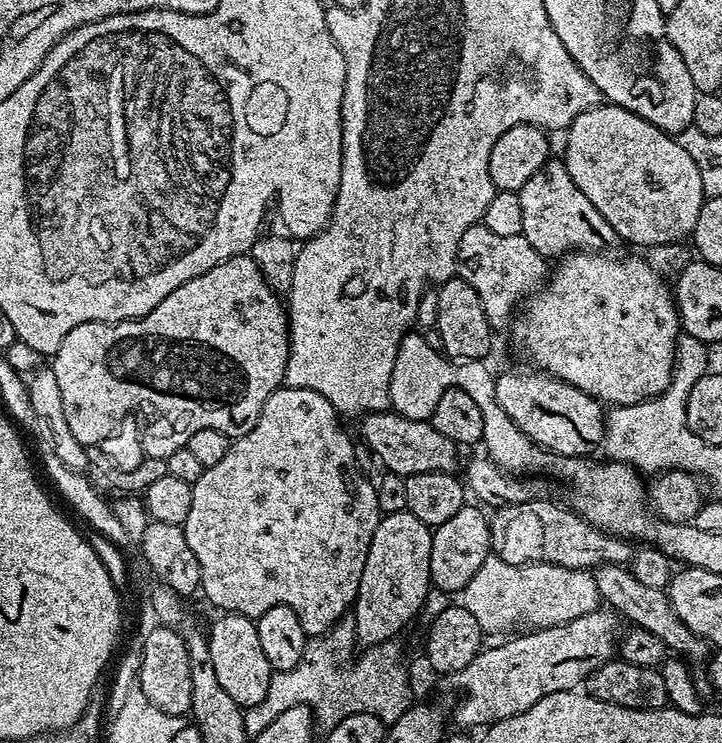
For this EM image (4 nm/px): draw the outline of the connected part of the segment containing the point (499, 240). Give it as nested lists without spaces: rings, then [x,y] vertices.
[[[481,222],[468,227],[466,234],[462,234],[462,242],[458,242],[456,276],[465,280],[470,286],[474,286],[478,298],[482,298],[482,310],[486,310],[488,325],[494,330],[500,330],[500,328],[506,327],[508,323],[508,327],[513,323],[514,313],[521,301],[545,283],[546,268],[544,272],[544,264],[546,264],[545,257],[540,256],[538,250],[534,250],[534,246],[530,246],[530,242],[526,242],[523,234],[518,236],[494,234],[494,230],[490,230]]]

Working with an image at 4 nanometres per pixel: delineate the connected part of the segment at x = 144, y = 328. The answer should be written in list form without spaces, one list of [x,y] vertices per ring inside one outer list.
[[[251,255],[235,256],[210,270],[206,274],[198,274],[198,278],[190,278],[170,298],[162,298],[150,314],[139,316],[136,320],[119,320],[116,324],[83,324],[74,326],[70,334],[58,346],[58,350],[51,357],[50,366],[54,370],[54,378],[58,378],[58,391],[62,394],[62,410],[66,410],[66,423],[69,424],[74,438],[85,446],[99,446],[107,436],[120,426],[120,421],[125,418],[124,408],[133,408],[135,415],[142,418],[142,437],[145,456],[167,460],[174,450],[185,447],[190,434],[198,430],[222,430],[230,438],[245,436],[254,430],[254,422],[258,422],[258,414],[262,414],[262,406],[266,406],[266,398],[274,394],[274,390],[285,383],[284,371],[288,365],[288,346],[290,343],[290,325],[288,313],[281,297],[272,291],[266,282],[262,270],[252,259]]]

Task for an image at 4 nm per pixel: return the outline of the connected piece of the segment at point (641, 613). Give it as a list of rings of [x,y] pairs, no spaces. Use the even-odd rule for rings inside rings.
[[[601,564],[595,569],[594,575],[600,599],[611,611],[619,614],[623,619],[625,616],[626,619],[632,620],[628,622],[637,628],[645,628],[650,630],[650,634],[658,634],[665,649],[671,650],[675,655],[687,658],[689,661],[705,659],[706,642],[701,636],[694,634],[694,630],[690,630],[690,626],[682,622],[682,618],[678,618],[676,612],[672,610],[672,603],[668,601],[665,589],[638,582],[632,571],[623,564]]]

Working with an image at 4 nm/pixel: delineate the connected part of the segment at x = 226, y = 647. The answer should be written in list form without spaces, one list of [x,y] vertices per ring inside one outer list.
[[[226,612],[217,615],[212,629],[208,628],[208,649],[210,662],[214,662],[214,675],[218,683],[234,702],[241,708],[258,706],[262,698],[266,698],[266,690],[270,690],[270,678],[273,671],[270,662],[266,662],[266,653],[262,650],[262,641],[258,639],[256,620],[251,616],[240,616],[237,612]]]

